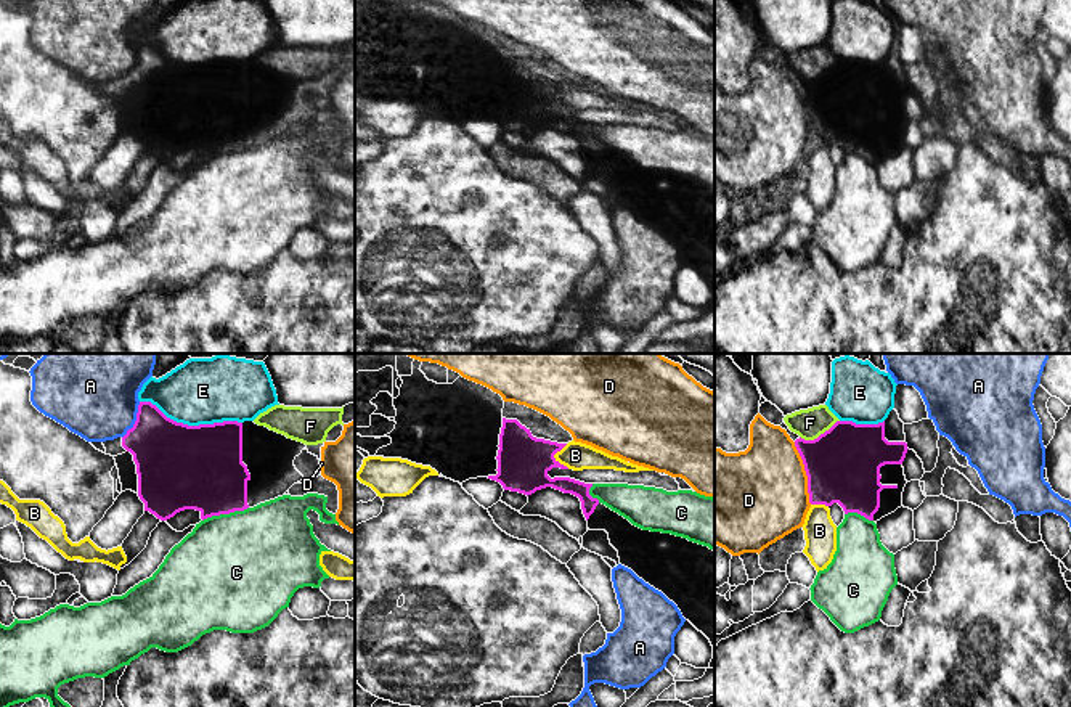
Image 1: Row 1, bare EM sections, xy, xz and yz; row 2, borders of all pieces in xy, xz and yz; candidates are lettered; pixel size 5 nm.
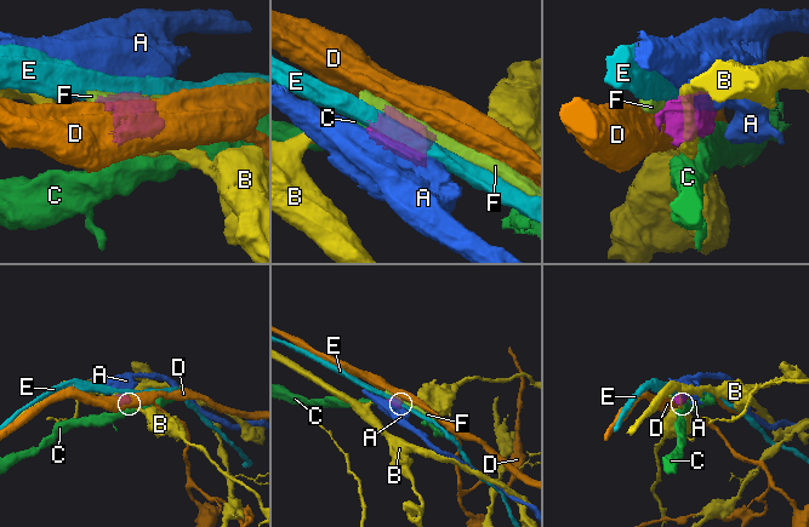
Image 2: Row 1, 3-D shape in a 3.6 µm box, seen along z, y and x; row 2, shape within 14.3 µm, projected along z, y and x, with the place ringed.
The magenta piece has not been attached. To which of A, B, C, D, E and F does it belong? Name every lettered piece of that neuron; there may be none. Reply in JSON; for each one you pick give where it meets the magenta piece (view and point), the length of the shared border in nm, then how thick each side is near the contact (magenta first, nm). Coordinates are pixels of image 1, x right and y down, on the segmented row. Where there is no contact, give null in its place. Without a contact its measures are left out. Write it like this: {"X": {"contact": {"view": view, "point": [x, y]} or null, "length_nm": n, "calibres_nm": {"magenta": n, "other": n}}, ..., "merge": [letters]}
{"merge": []}

